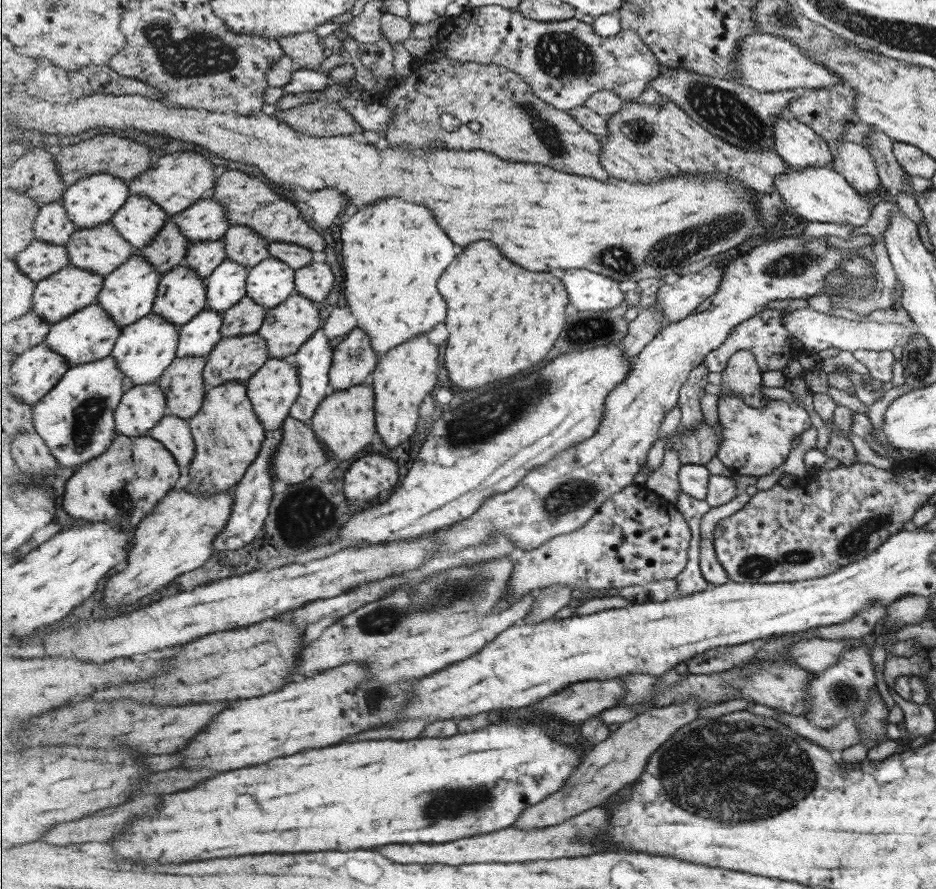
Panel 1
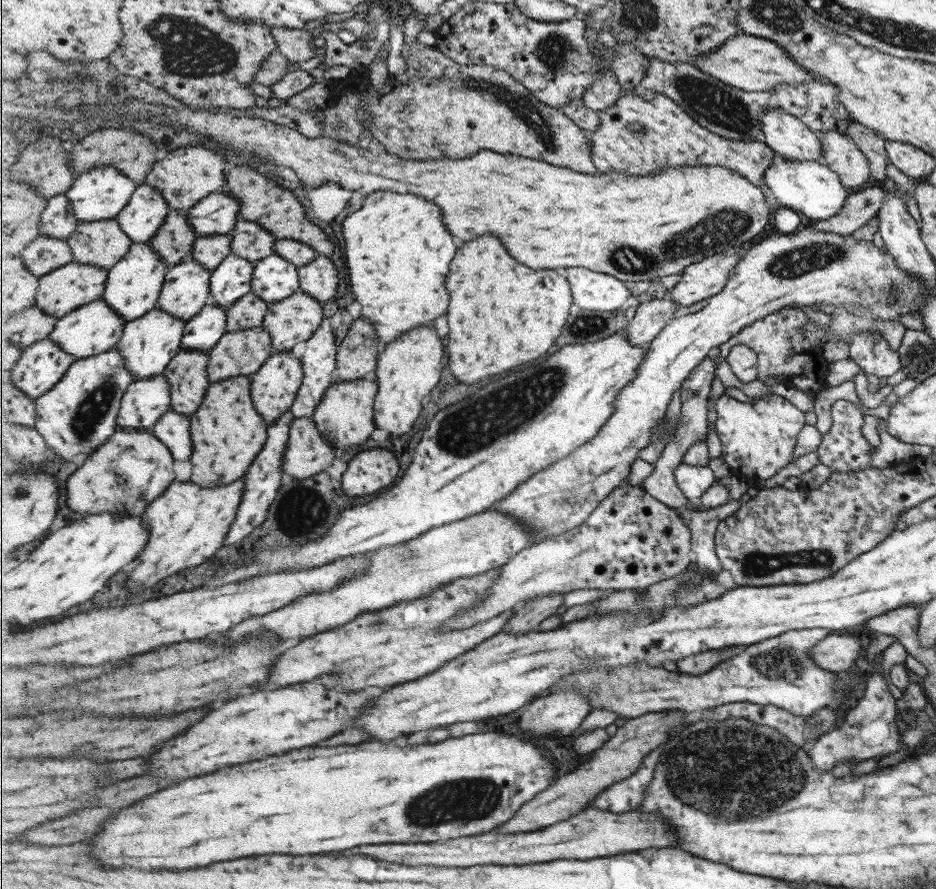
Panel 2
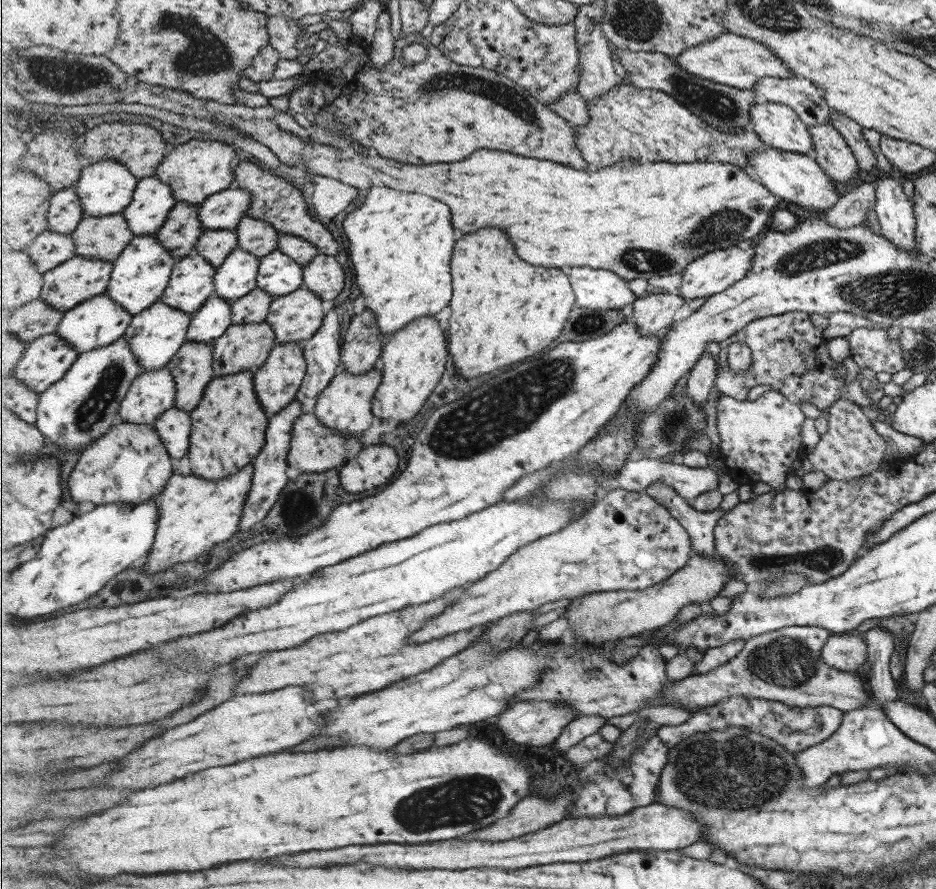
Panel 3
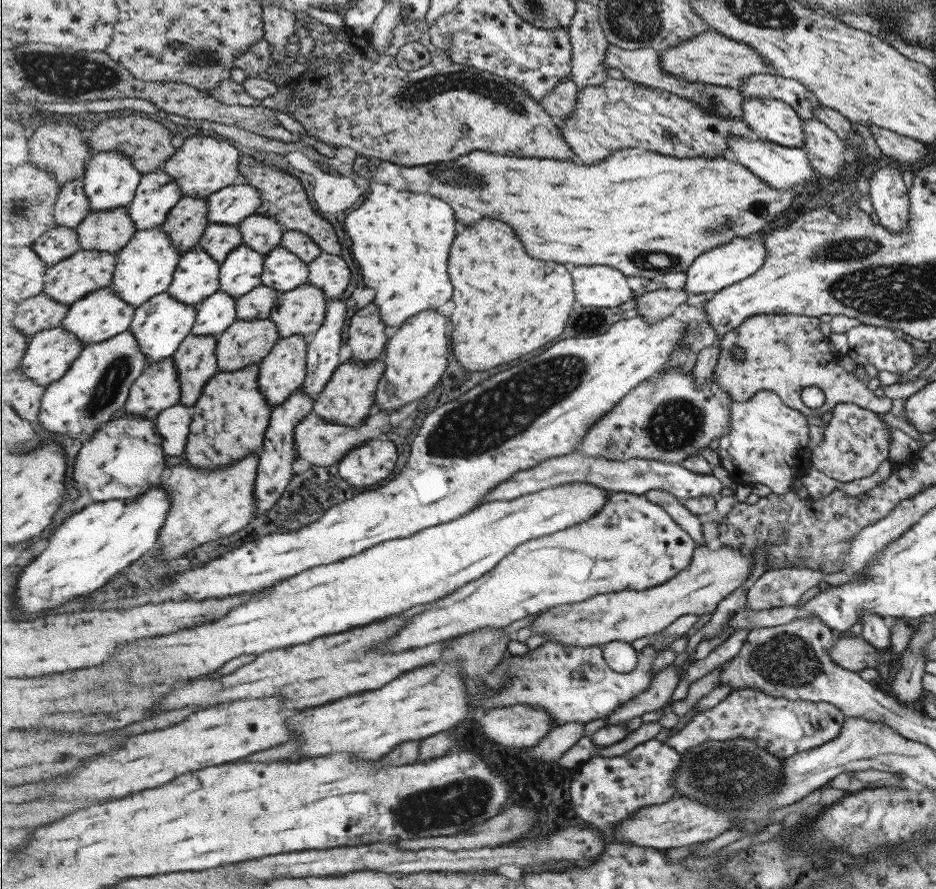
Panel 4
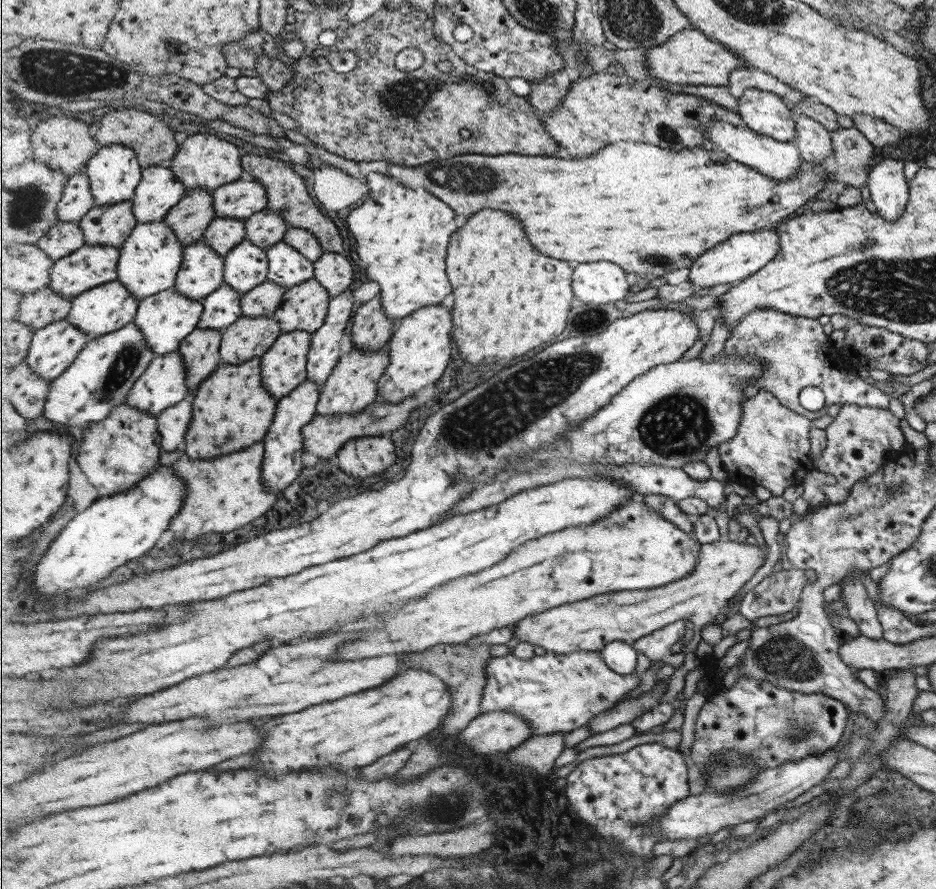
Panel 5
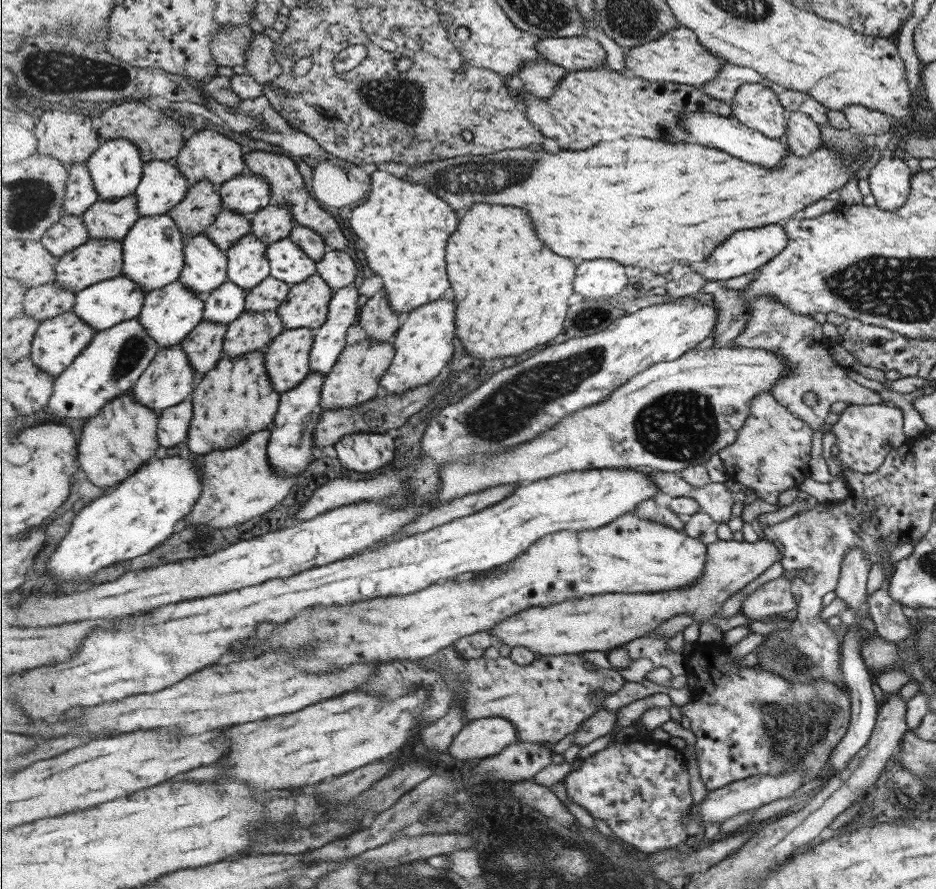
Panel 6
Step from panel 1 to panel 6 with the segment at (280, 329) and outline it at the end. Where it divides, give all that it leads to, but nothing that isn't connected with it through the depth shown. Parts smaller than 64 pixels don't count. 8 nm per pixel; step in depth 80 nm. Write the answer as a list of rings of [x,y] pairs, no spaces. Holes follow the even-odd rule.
[[[317,272],[305,282],[294,285],[288,299],[278,306],[287,329],[318,329],[326,324],[335,290]]]

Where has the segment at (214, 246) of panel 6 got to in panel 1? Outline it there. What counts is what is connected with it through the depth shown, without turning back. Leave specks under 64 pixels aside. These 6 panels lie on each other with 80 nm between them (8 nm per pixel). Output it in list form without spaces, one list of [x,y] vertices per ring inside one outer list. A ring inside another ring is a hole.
[[[189,265],[178,266],[170,272],[166,272],[162,275],[162,282],[158,290],[158,297],[154,304],[154,313],[160,314],[167,318],[168,321],[174,322],[176,325],[183,326],[188,322],[194,320],[202,310],[208,308],[208,288],[206,285],[206,279],[201,278],[199,273],[192,269]]]

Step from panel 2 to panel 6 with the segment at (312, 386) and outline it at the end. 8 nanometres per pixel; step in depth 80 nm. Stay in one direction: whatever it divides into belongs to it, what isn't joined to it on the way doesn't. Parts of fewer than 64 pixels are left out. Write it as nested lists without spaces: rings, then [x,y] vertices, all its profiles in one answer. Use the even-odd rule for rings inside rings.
[[[353,285],[334,293],[326,324],[314,329],[315,342],[310,358],[311,371],[319,371],[327,376],[334,369],[346,349],[347,330],[357,322],[359,293],[360,290]]]

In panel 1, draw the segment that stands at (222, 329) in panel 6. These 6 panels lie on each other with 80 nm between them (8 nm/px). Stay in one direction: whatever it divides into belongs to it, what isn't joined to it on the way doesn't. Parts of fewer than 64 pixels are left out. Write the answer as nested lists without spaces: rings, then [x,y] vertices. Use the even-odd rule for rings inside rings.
[[[178,356],[159,378],[169,414],[189,421],[202,410],[209,390],[203,380],[206,364],[205,357]]]

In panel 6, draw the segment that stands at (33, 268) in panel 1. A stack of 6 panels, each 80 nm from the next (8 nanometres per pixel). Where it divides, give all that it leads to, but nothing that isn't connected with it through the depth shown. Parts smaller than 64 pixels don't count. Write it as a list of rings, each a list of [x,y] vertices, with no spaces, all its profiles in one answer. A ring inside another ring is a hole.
[[[65,214],[55,223],[42,238],[41,242],[56,257],[61,258],[65,253],[79,248],[90,239],[90,232],[85,219],[79,215]]]

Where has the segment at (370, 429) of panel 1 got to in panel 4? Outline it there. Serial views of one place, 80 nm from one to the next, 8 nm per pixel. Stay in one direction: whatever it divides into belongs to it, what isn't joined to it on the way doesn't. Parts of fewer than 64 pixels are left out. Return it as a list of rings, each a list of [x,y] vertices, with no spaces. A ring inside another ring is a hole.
[[[384,357],[370,363],[360,363],[350,358],[334,372],[334,377],[316,400],[314,413],[331,424],[355,428],[365,426],[367,418],[371,418],[373,410],[376,409],[379,384],[385,373]]]

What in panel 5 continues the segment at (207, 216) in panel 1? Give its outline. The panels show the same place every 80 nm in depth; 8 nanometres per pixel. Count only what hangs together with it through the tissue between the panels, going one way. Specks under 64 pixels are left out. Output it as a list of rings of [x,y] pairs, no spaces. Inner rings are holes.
[[[239,179],[220,186],[213,192],[215,213],[219,217],[247,220],[269,204],[266,186],[262,183]]]

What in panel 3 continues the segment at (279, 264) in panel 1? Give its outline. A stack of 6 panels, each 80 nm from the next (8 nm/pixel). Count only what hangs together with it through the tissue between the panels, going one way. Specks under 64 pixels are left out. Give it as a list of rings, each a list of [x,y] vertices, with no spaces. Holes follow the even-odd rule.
[[[275,249],[261,258],[258,286],[275,298],[287,296],[302,288],[304,267],[282,250]]]

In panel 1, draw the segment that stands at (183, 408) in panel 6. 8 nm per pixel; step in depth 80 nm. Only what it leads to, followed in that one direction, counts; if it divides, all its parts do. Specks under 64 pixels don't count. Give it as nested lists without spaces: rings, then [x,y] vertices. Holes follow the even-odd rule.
[[[168,414],[159,422],[159,425],[150,430],[150,435],[162,442],[174,455],[179,466],[187,466],[193,461],[196,448],[188,420]]]

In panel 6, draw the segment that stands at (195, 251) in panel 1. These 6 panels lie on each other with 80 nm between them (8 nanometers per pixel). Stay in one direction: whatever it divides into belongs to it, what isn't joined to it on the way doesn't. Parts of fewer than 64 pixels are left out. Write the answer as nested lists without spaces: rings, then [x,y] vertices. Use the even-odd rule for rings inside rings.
[[[222,210],[207,234],[227,252],[237,241],[252,232],[252,217],[233,210]]]

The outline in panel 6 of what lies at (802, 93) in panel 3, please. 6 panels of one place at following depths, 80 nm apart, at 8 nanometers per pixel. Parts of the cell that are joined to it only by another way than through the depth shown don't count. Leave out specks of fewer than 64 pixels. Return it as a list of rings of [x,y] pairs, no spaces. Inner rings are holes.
[[[729,61],[722,66],[722,69],[719,70],[718,75],[713,80],[699,85],[698,88],[713,98],[731,102],[738,93],[739,87],[747,83],[761,83],[765,86],[771,85],[772,88],[777,90],[780,89],[770,80],[763,78],[756,70],[737,66]]]

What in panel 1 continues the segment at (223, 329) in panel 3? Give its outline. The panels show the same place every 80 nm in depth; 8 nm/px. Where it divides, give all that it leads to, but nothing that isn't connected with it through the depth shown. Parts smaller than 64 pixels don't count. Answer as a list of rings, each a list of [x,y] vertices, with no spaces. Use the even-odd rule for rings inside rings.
[[[213,309],[202,310],[193,321],[180,327],[178,356],[209,357],[222,340],[223,314]]]

